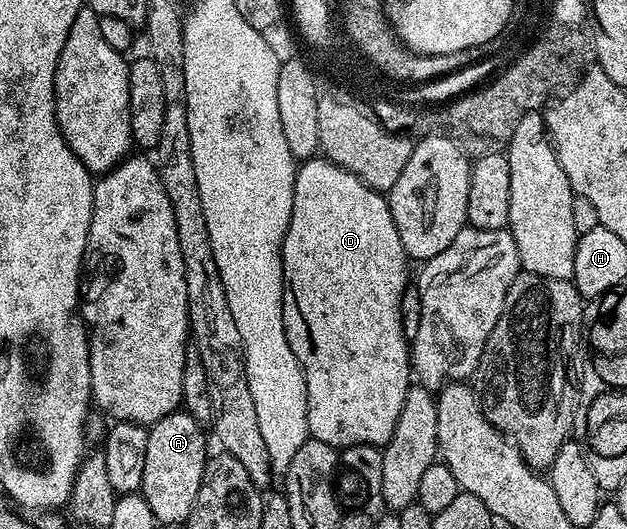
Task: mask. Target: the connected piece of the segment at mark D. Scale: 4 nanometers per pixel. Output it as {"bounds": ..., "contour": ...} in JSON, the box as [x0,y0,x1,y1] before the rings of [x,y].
{"bounds":[283,156,413,448],"contour":[[[316,156],[308,158],[296,169],[293,184],[293,212],[289,216],[289,228],[283,241],[283,323],[289,348],[303,369],[307,389],[307,428],[310,437],[336,448],[369,444],[384,447],[397,428],[397,416],[401,416],[401,404],[405,404],[408,388],[413,385],[411,355],[408,335],[403,335],[403,293],[407,290],[407,265],[409,259],[397,236],[397,224],[393,224],[391,209],[380,191],[372,190],[353,172],[333,164],[329,159]]]}

